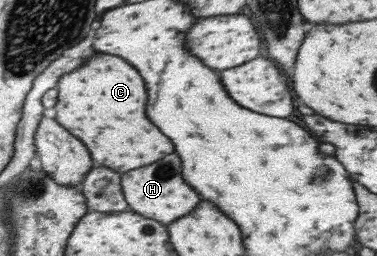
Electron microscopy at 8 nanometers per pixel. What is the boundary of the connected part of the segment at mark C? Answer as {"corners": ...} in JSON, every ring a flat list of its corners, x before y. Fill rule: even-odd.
{"corners":[[94,54,90,60,86,60,84,66,62,76,58,80,56,90,58,90,58,100,53,106,56,110,53,119,88,148,88,152,96,164,122,174,122,172,152,164,152,162,164,158,166,154,174,152,168,138,162,136,158,132,158,128,146,118,146,114,144,114,144,108,146,108,144,82,142,82,140,74,122,58,108,56,108,54]]}

